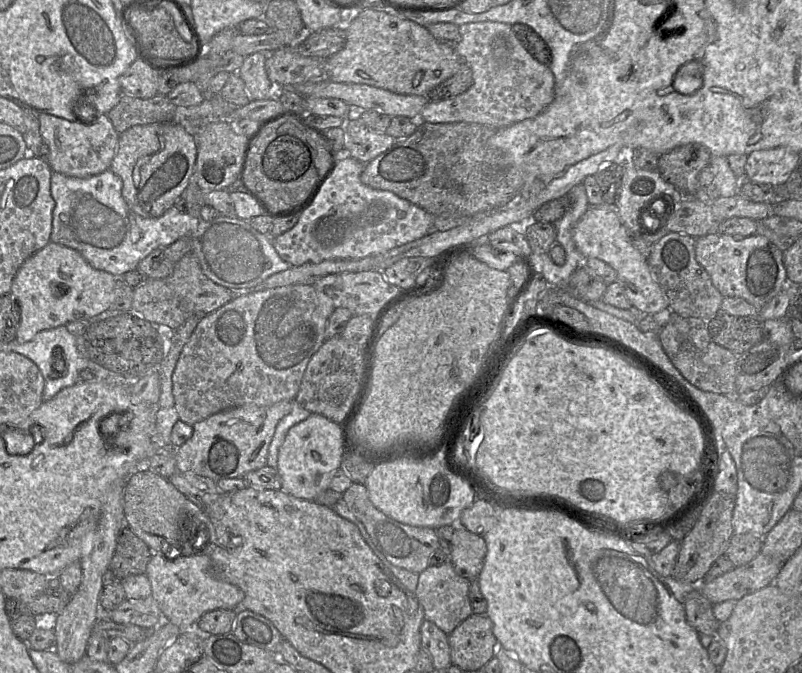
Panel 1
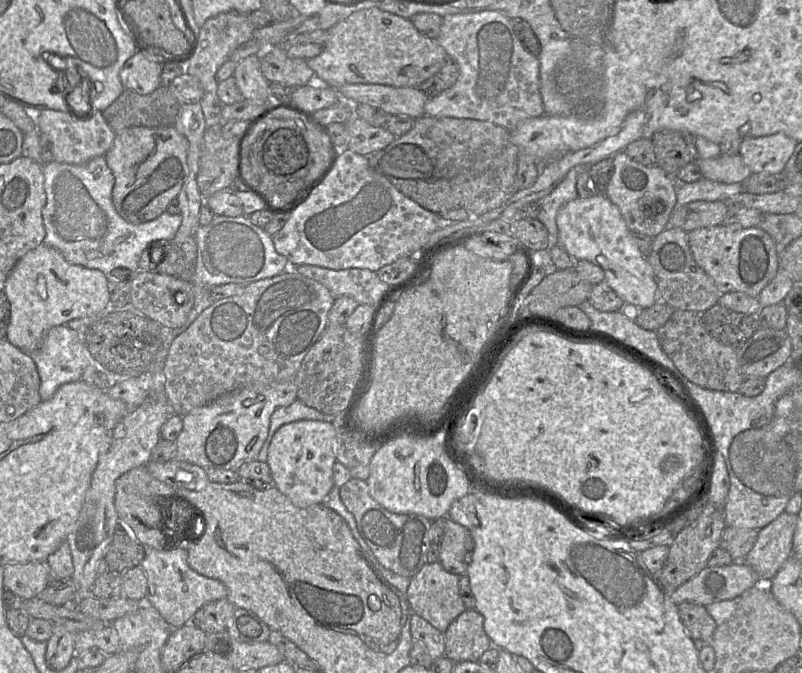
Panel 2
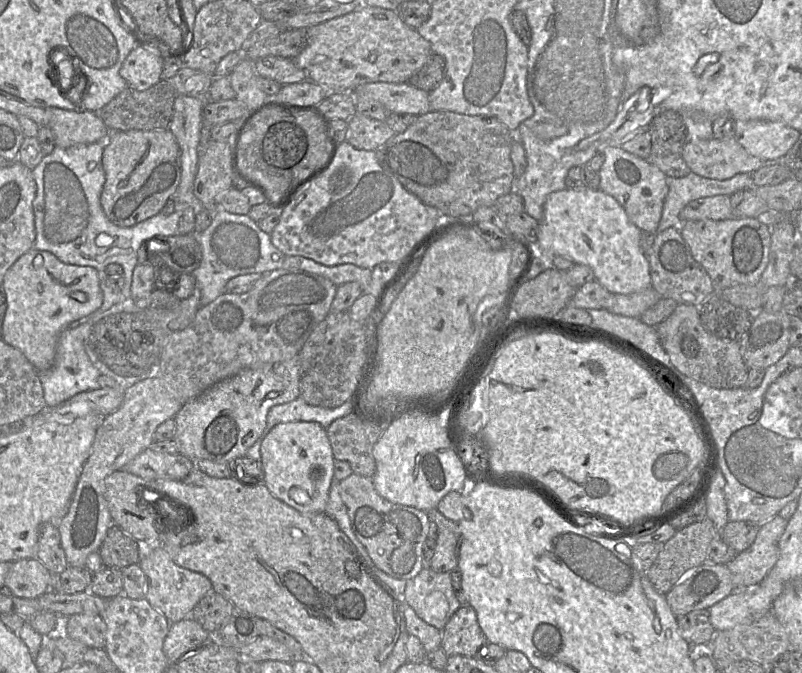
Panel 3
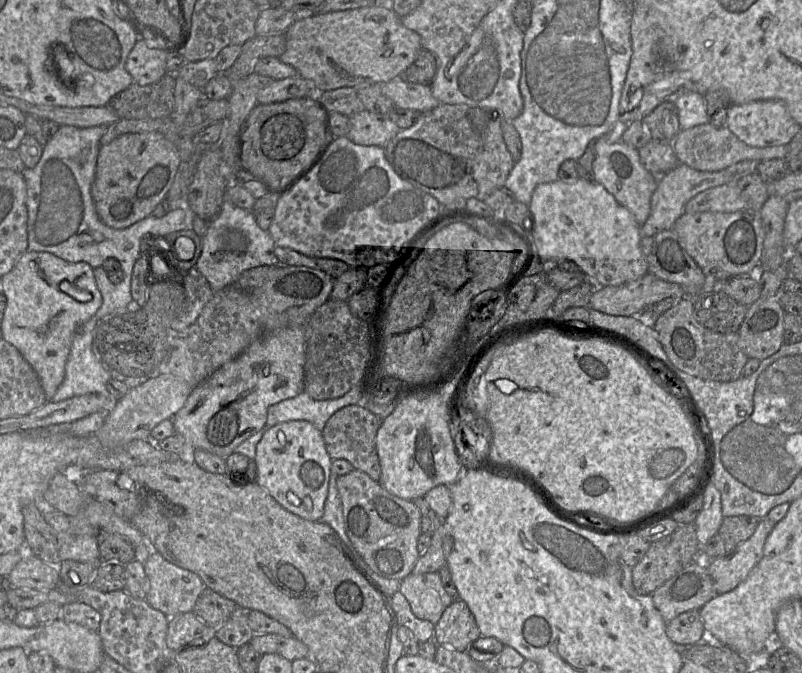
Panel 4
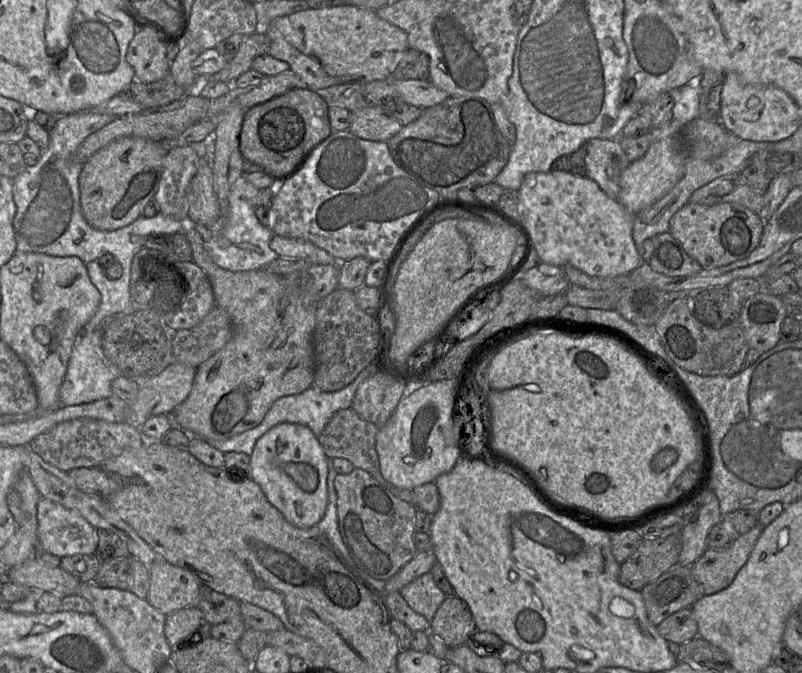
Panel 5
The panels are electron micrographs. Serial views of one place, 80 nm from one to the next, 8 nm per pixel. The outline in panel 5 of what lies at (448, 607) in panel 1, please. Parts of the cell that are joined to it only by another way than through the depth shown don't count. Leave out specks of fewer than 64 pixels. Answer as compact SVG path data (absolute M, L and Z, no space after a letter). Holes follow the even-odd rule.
M430 572L408 583L399 592L409 607L429 622L447 596L438 588Z

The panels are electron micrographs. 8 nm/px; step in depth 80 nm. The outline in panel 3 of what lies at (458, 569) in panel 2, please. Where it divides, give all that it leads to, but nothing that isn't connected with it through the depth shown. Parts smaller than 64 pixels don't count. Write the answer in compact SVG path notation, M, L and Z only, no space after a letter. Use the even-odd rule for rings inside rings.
M436 508L430 509L427 512L430 521L434 521L438 528L438 536L434 555L425 566L435 572L451 572L457 569L458 565L458 550L459 550L459 529L456 522L447 519Z

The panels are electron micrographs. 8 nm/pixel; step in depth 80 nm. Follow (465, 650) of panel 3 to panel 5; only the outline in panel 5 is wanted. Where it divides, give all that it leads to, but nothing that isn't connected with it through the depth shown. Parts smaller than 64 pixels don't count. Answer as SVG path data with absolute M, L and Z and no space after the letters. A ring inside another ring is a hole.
M447 595L430 622L430 630L448 647L457 647L466 643L476 625L467 603Z

